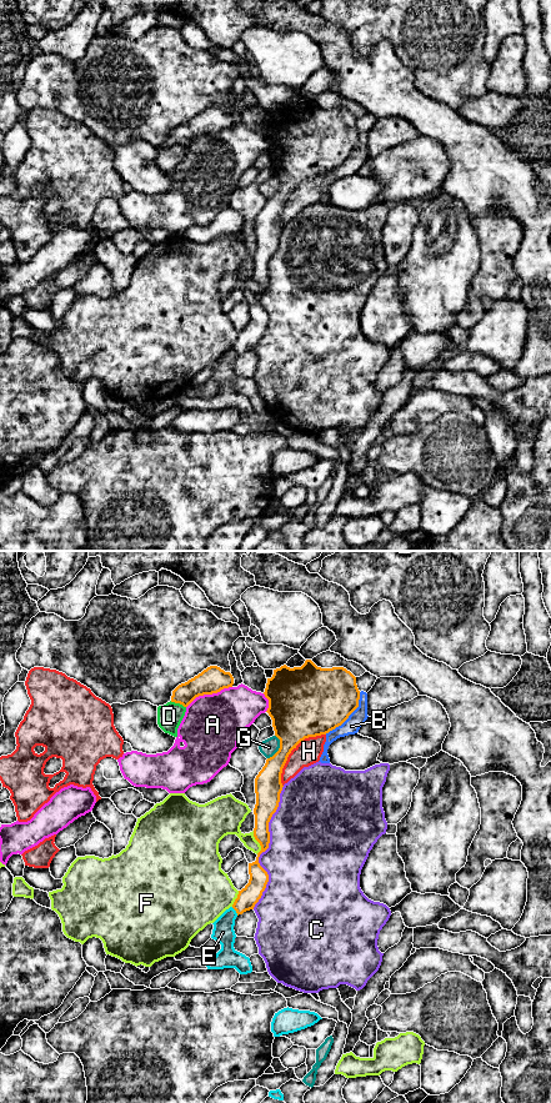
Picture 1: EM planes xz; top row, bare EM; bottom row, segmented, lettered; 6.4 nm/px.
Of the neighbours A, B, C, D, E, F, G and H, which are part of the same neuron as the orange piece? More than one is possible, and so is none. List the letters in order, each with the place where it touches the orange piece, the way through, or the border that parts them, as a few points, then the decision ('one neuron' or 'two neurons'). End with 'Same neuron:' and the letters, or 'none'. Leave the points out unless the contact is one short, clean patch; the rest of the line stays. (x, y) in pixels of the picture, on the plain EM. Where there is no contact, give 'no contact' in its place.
A: xz (209, 134) | two neurons
B: xz (349, 155) | along xz (360, 133), (357, 148), (340, 165), (325, 174) | two neurons
C: xz (268, 287) | two neurons
D: xz (178, 143) | two neurons
E: xz (235, 350) | along xz (231, 347), (238, 355) | two neurons
F: xz (258, 281) | two neurons
G: xz (280, 187) | two neurons
H: xz (290, 192) | two neurons
Same neuron: none

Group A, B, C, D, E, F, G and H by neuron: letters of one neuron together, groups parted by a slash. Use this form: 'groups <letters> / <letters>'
groups A E / B / C / D / F / G / H

